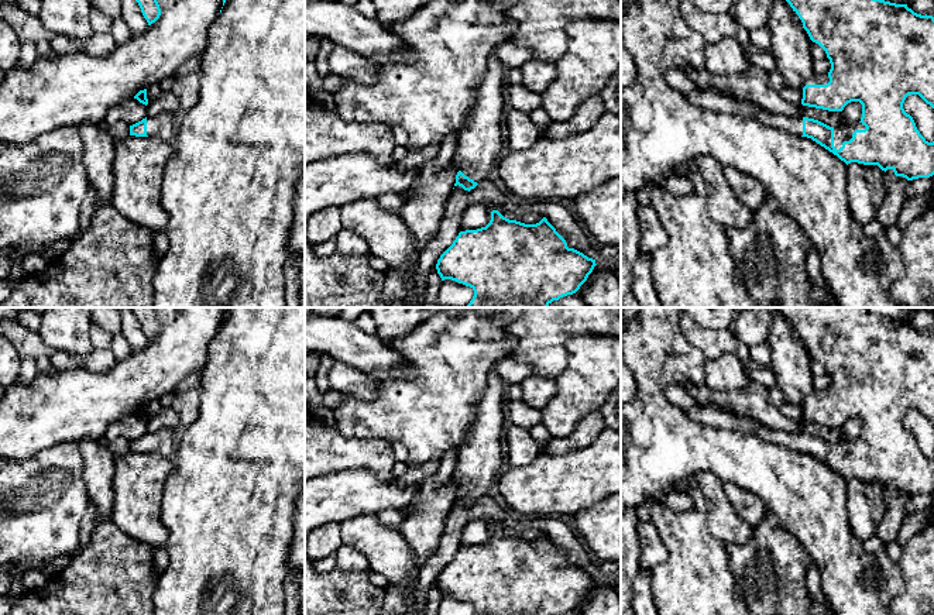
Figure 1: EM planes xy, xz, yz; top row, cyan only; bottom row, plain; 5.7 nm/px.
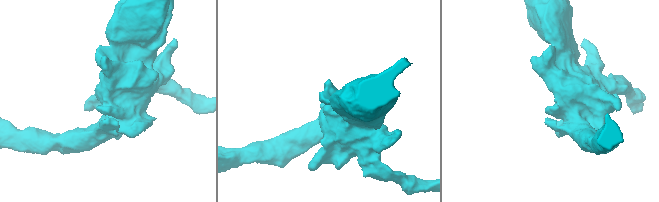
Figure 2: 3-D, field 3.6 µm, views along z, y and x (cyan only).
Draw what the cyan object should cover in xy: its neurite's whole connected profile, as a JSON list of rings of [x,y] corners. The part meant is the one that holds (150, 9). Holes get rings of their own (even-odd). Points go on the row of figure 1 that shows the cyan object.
[[[135,0],[141,8],[148,25],[155,23],[161,16],[161,8],[157,0]]]

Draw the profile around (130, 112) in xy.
[[[127,99],[116,103],[104,117],[106,126],[113,126],[116,123],[126,123],[133,126],[142,118],[148,117],[147,106],[140,103],[137,99]]]

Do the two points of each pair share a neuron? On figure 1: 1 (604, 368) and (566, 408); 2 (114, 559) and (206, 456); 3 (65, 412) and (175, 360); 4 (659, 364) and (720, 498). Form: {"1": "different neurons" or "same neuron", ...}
{"1": "same neuron", "2": "different neurons", "3": "same neuron", "4": "different neurons"}

